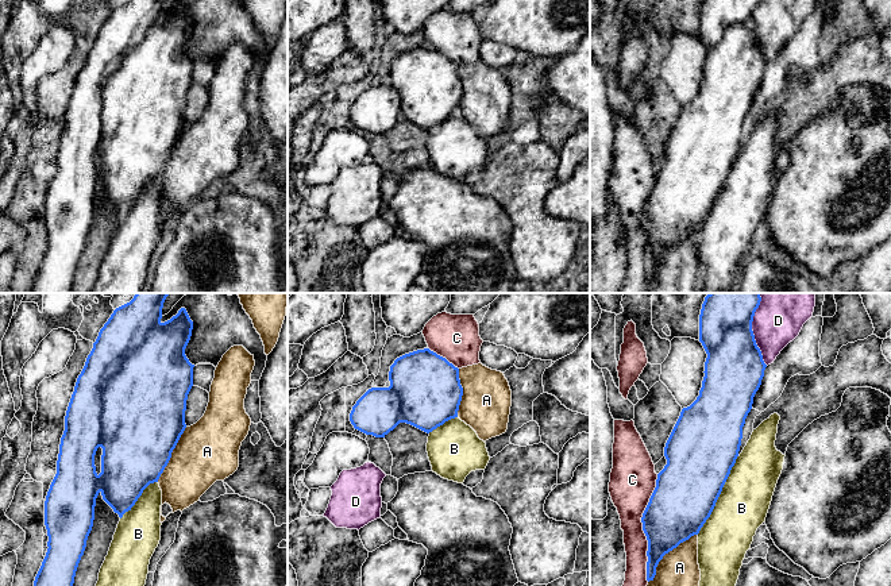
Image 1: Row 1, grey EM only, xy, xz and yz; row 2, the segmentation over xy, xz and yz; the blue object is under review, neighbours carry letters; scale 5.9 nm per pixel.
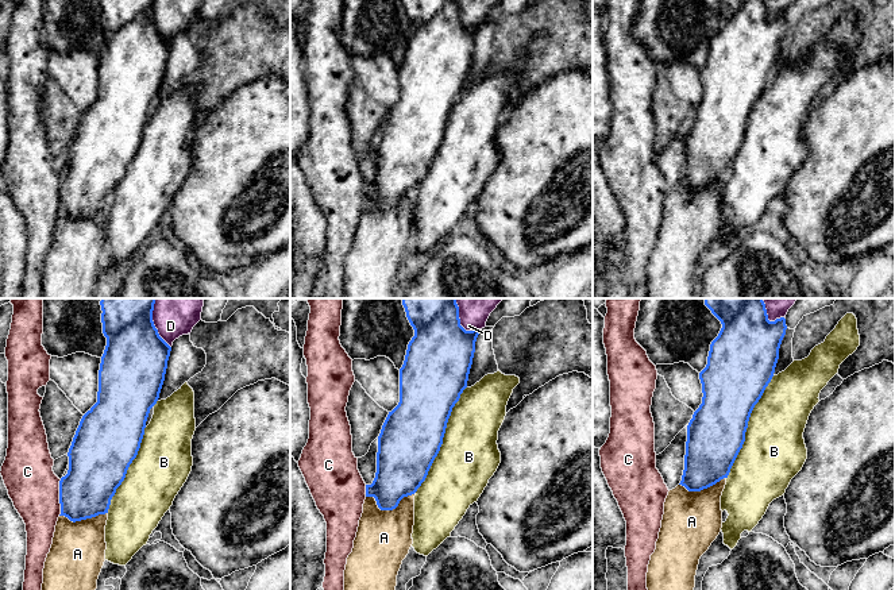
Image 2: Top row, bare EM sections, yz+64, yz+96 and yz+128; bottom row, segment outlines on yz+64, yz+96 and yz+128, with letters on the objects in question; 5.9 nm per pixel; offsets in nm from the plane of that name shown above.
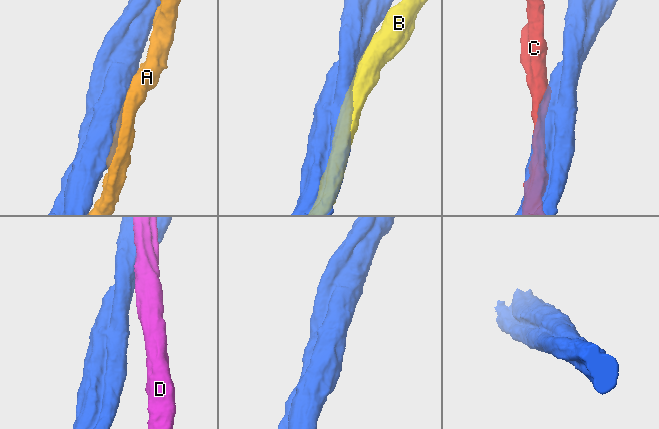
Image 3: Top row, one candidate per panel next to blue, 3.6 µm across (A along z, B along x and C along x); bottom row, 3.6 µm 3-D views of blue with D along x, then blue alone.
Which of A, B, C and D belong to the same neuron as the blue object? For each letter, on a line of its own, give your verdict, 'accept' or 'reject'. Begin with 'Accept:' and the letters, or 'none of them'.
Accept: none of them
A: reject
B: reject
C: reject
D: reject

